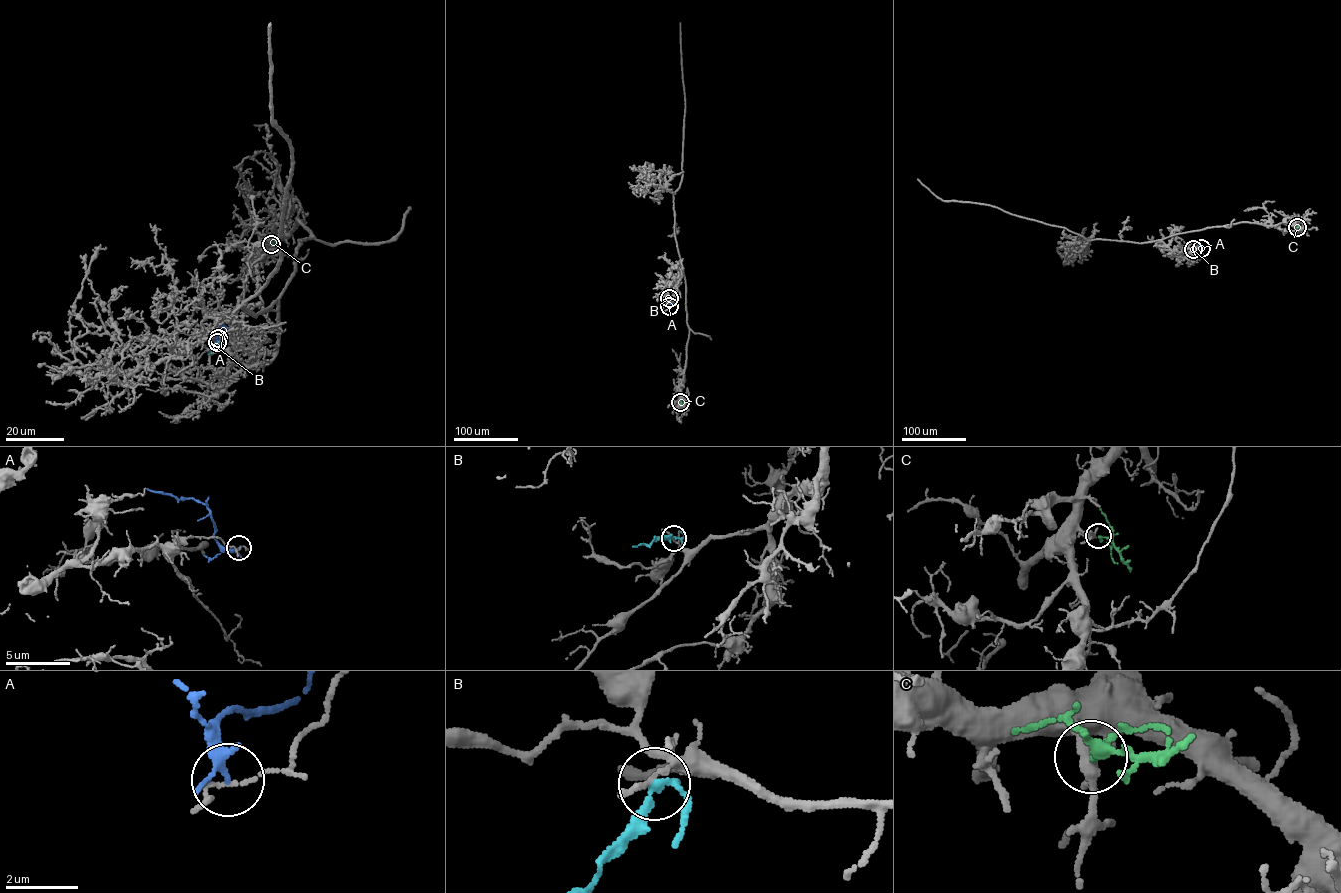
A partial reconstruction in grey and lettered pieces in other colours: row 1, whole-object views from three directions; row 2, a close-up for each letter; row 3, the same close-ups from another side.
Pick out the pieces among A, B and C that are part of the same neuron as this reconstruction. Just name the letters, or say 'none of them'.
C

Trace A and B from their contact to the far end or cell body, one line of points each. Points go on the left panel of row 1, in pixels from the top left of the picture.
A: (218, 338), (224, 324)
B: (217, 342), (208, 355)

